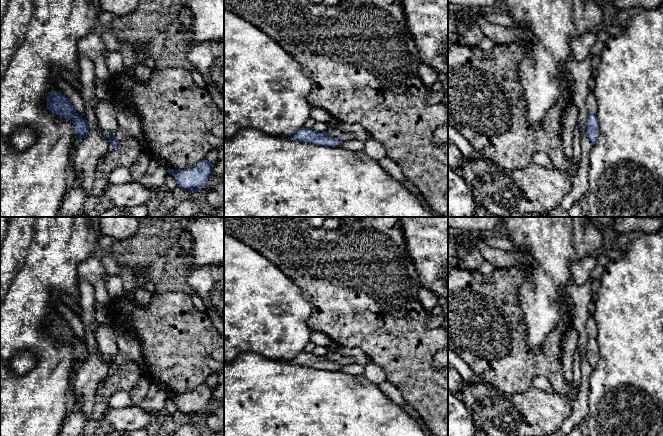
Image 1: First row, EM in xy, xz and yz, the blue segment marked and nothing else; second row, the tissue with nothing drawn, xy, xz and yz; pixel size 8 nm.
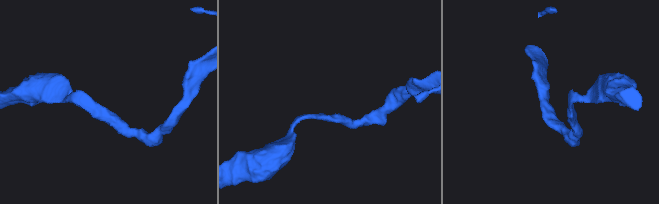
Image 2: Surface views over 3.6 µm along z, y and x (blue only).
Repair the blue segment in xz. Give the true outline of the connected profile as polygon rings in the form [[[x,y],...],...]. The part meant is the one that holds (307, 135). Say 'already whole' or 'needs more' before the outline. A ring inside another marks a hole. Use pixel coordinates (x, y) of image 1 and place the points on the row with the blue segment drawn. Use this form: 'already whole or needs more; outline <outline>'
already whole; outline [[[301,128],[289,137],[291,140],[307,142],[316,146],[340,147],[342,141],[330,136],[326,131],[315,132],[312,129]]]

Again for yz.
already whole; outline [[[589,114],[586,123],[586,135],[592,145],[597,143],[599,137],[599,122],[596,114]]]

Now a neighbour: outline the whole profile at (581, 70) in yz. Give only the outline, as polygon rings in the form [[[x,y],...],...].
[[[589,55],[583,61],[576,61],[573,57],[567,59],[568,70],[573,75],[575,81],[574,105],[579,111],[581,158],[574,165],[573,172],[571,173],[573,178],[572,190],[563,197],[558,205],[565,211],[569,211],[576,202],[580,201],[588,190],[589,156],[593,145],[586,135],[586,123],[589,115],[586,100],[590,92],[589,79],[592,73],[592,58]]]

